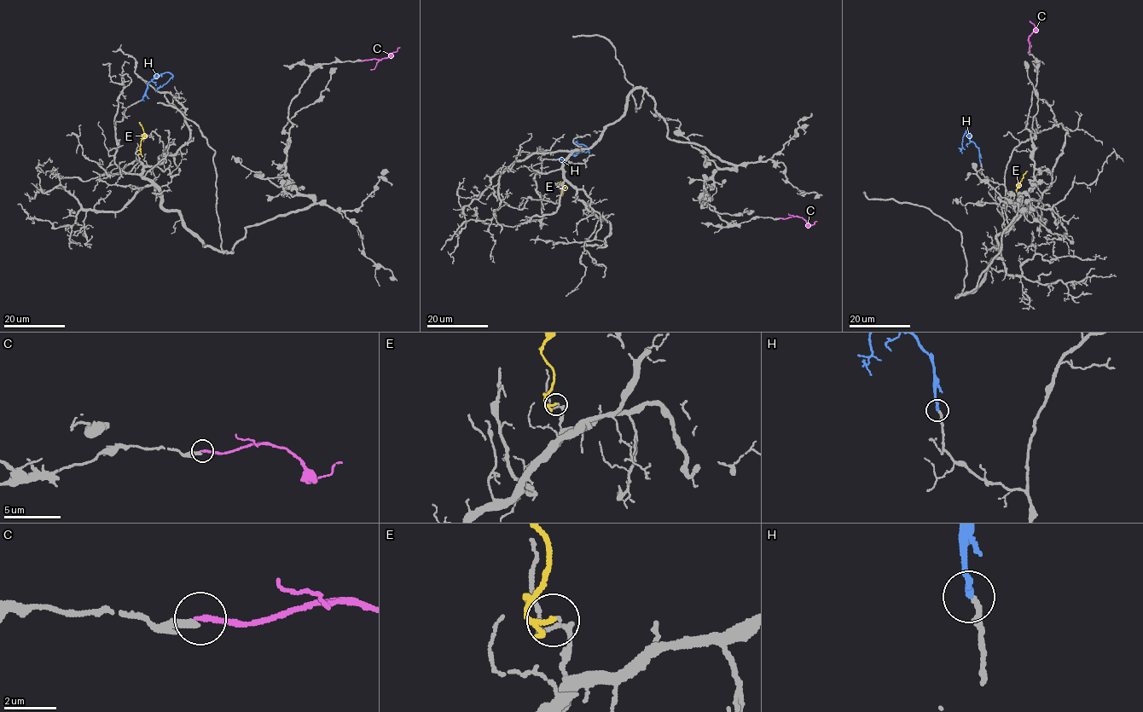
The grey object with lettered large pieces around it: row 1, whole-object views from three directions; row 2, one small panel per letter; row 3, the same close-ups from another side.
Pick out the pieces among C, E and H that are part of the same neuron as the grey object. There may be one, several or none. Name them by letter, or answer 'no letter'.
H

